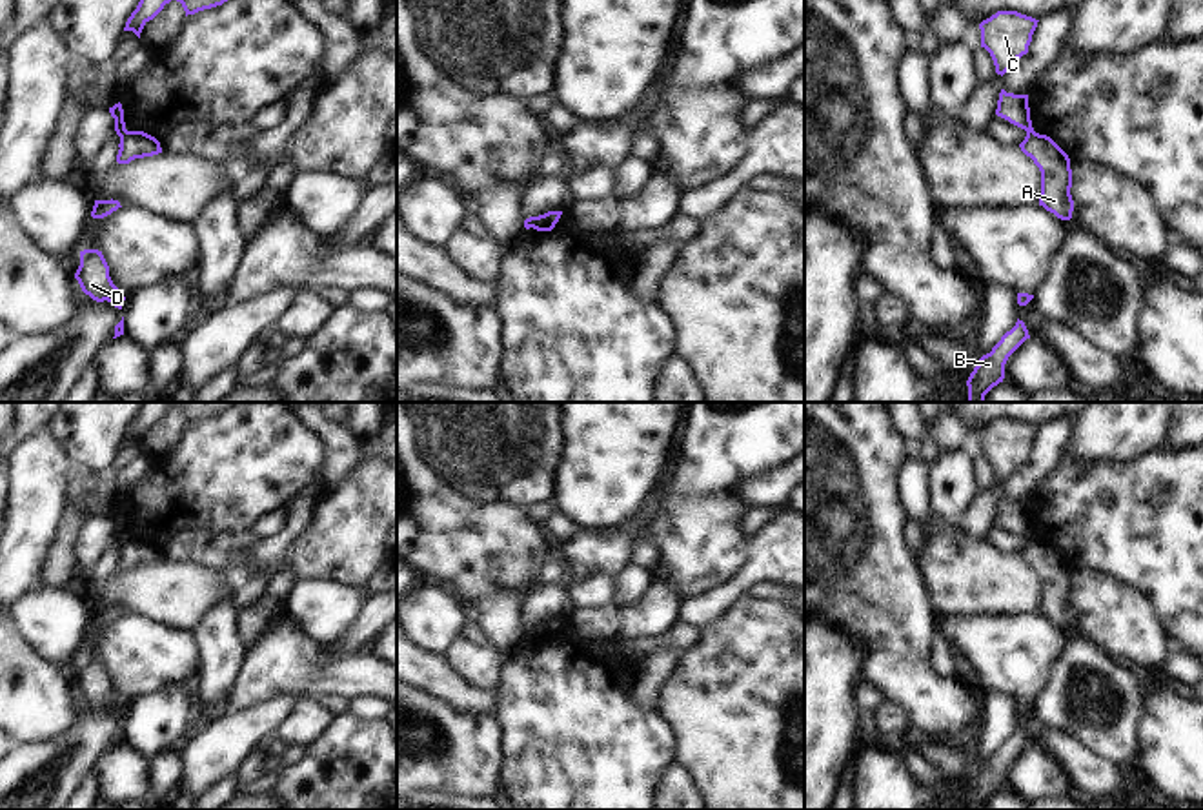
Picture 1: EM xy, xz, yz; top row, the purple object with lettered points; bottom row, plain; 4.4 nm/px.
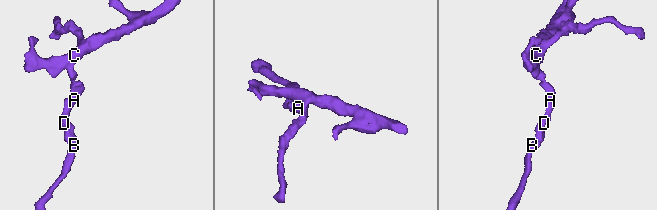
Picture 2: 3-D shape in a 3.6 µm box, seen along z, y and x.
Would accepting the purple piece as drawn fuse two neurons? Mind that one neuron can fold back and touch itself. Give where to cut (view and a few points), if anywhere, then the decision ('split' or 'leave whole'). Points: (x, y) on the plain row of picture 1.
cut in xy along (128, 539), (121, 545); split

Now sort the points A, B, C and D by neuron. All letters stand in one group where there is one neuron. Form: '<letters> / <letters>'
A B D / C

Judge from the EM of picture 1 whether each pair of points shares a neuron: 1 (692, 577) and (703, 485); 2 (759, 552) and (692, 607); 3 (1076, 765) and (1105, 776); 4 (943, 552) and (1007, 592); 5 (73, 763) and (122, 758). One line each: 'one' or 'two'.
1: one
2: one
3: one
4: one
5: two

